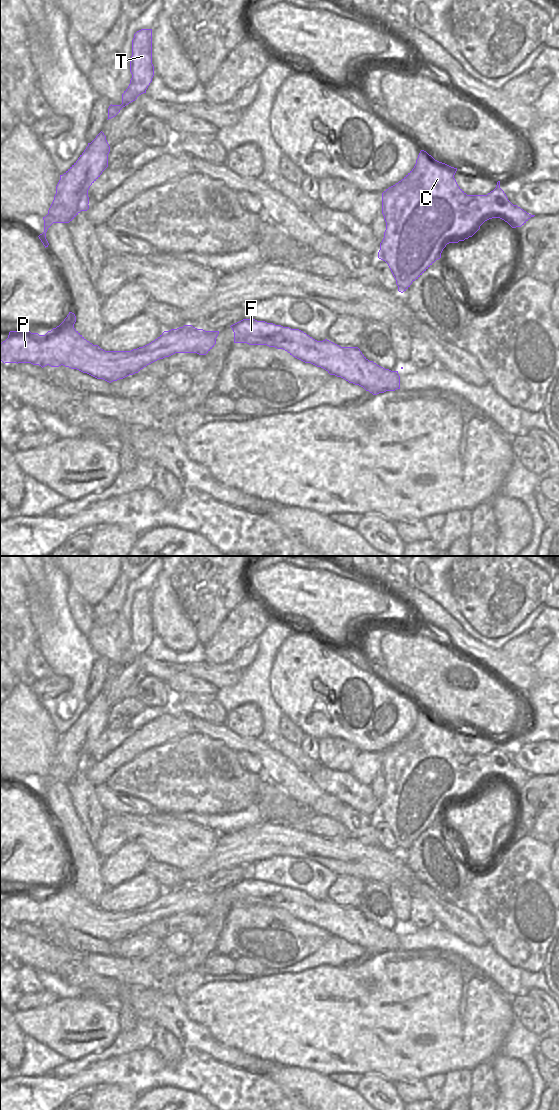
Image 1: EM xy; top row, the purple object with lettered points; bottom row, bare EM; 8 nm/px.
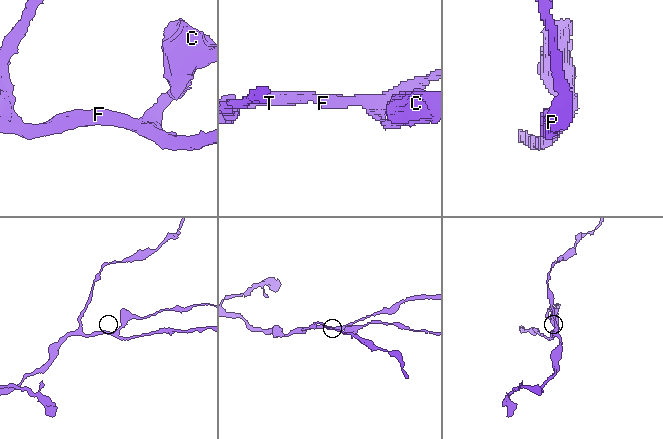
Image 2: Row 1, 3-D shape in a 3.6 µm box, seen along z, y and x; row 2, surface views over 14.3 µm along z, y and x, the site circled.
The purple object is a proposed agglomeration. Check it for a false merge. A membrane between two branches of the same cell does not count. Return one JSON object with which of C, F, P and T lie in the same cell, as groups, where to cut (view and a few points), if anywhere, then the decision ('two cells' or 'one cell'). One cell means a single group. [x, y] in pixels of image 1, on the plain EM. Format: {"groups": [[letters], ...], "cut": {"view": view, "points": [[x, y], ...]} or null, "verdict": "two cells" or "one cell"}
{"groups": [["C", "F", "P", "T"]], "cut": null, "verdict": "one cell"}

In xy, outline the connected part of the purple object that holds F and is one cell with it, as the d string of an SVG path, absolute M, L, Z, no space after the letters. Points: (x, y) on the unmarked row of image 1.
M252 878L243 879L230 887L234 892L234 903L283 909L293 917L359 945L373 955L400 949L398 931L369 921L358 907L341 907L327 899L317 901L299 889Z

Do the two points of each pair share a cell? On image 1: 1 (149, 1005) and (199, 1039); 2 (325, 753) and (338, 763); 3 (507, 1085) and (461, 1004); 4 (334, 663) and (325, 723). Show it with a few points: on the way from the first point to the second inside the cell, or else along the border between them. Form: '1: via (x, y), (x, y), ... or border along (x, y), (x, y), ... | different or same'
1: via (161, 1007), (165, 1008), (187, 1027) | same
2: via (328, 753), (335, 760) | same
3: border along (499, 1052), (489, 1060) | different
4: via (374, 687), (400, 716), (365, 737) | same

